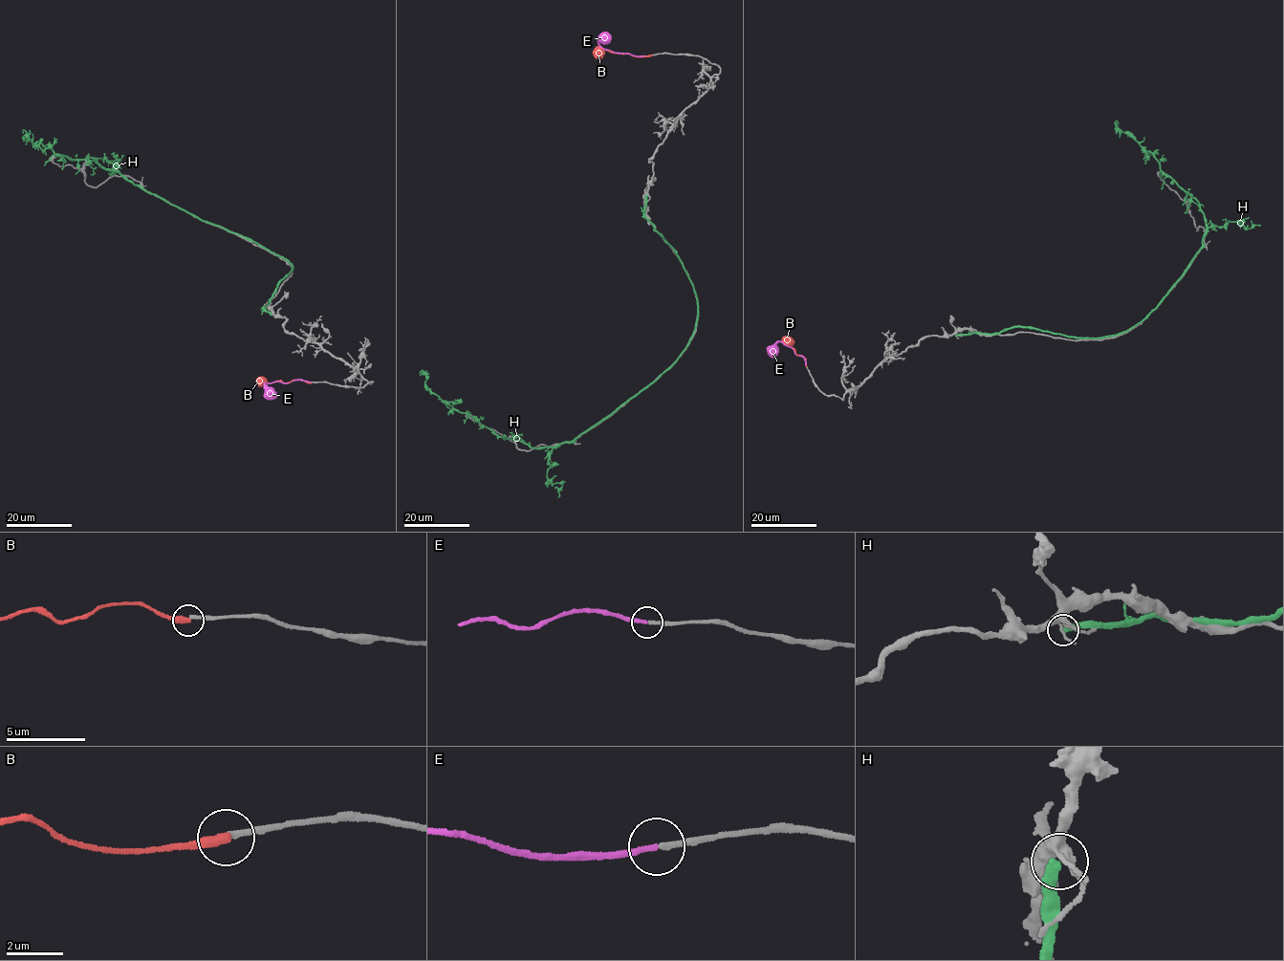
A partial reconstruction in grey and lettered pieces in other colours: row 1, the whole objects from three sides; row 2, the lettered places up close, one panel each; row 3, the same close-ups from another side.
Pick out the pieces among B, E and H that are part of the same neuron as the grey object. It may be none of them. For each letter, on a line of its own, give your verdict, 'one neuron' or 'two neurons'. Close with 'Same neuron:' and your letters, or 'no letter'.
B: two neurons
E: one neuron
H: two neurons
Same neuron: E

